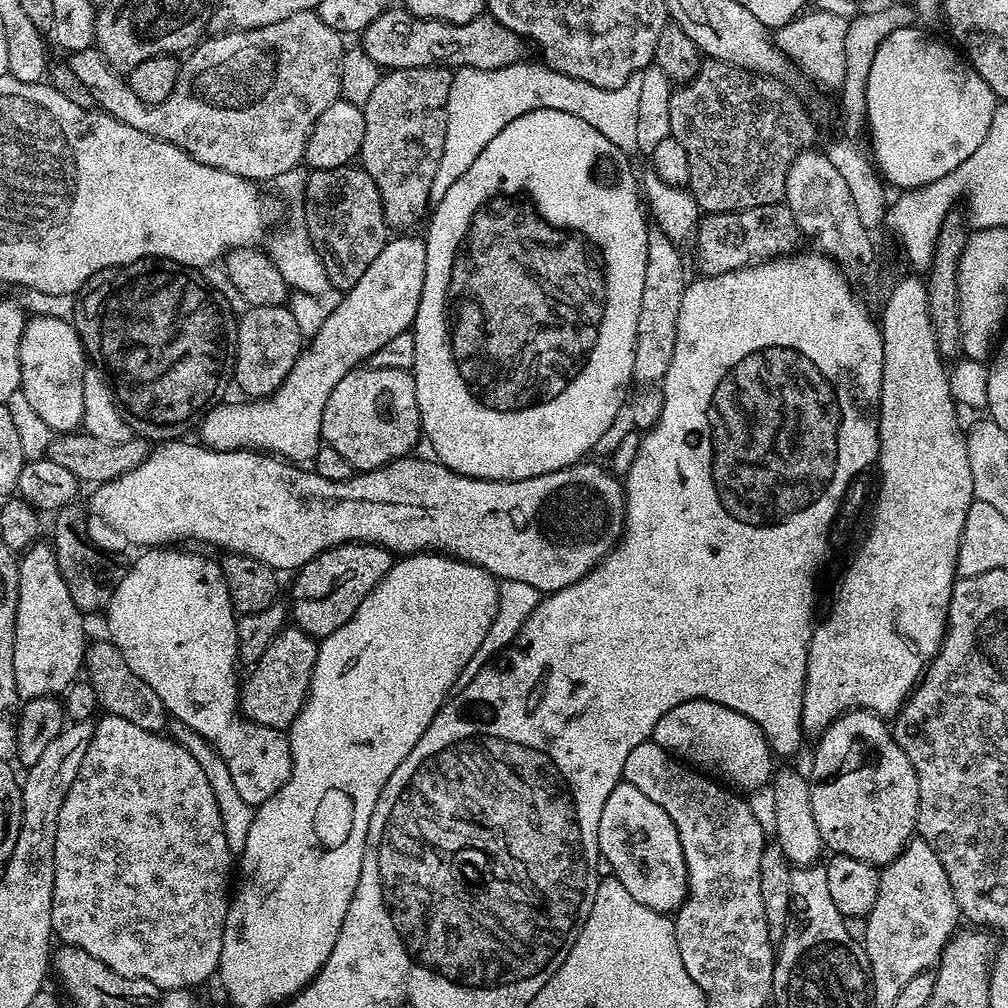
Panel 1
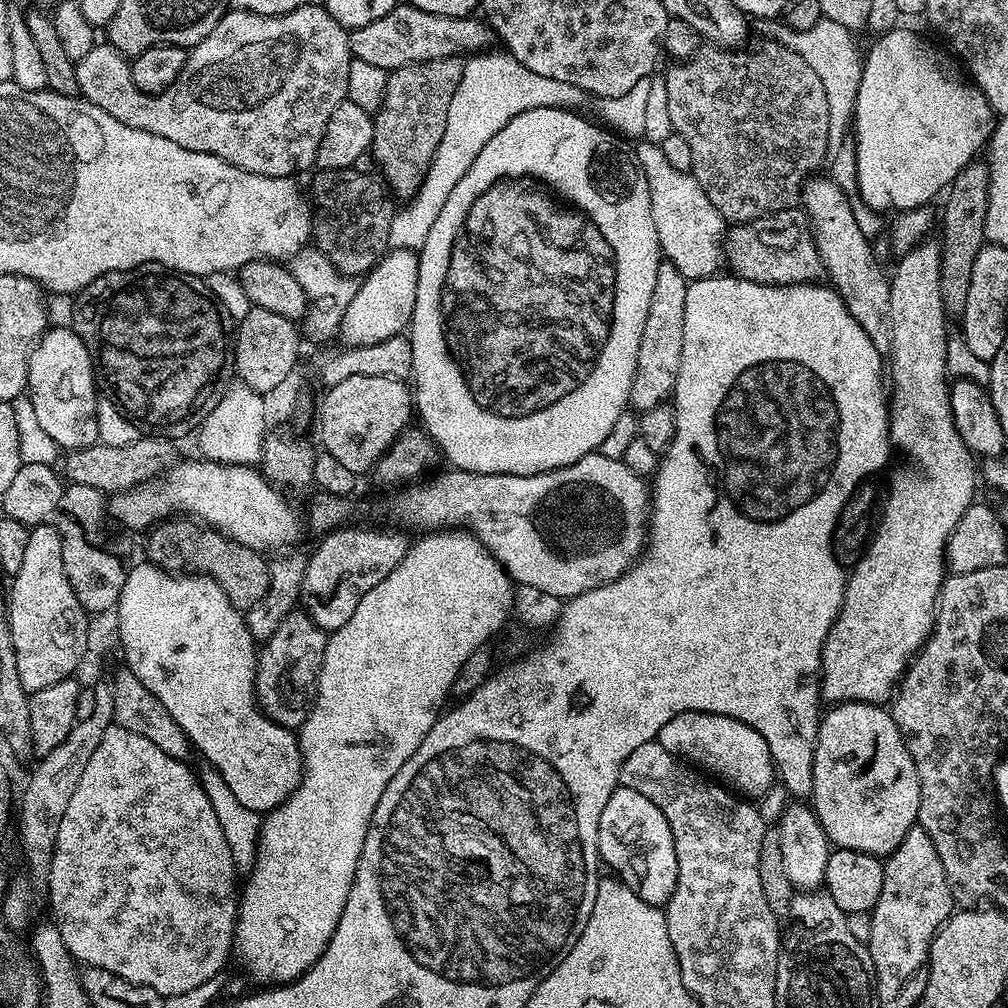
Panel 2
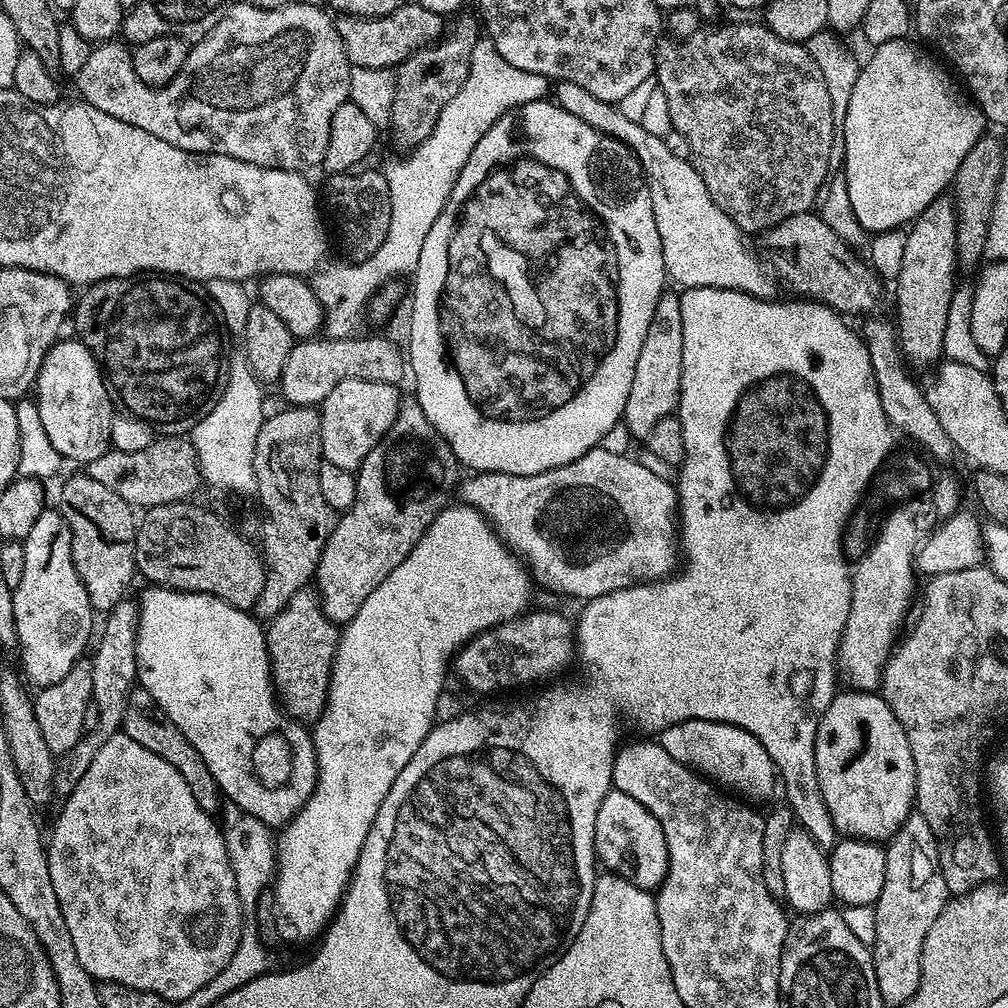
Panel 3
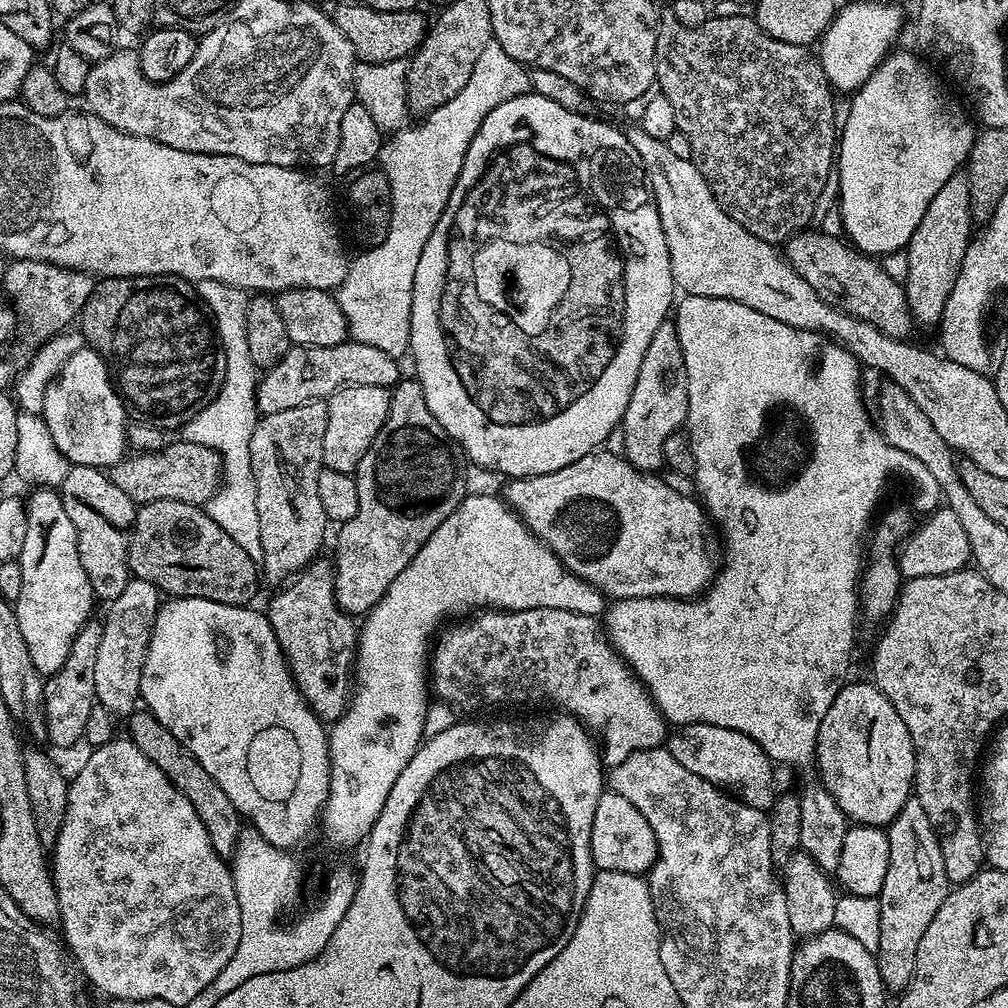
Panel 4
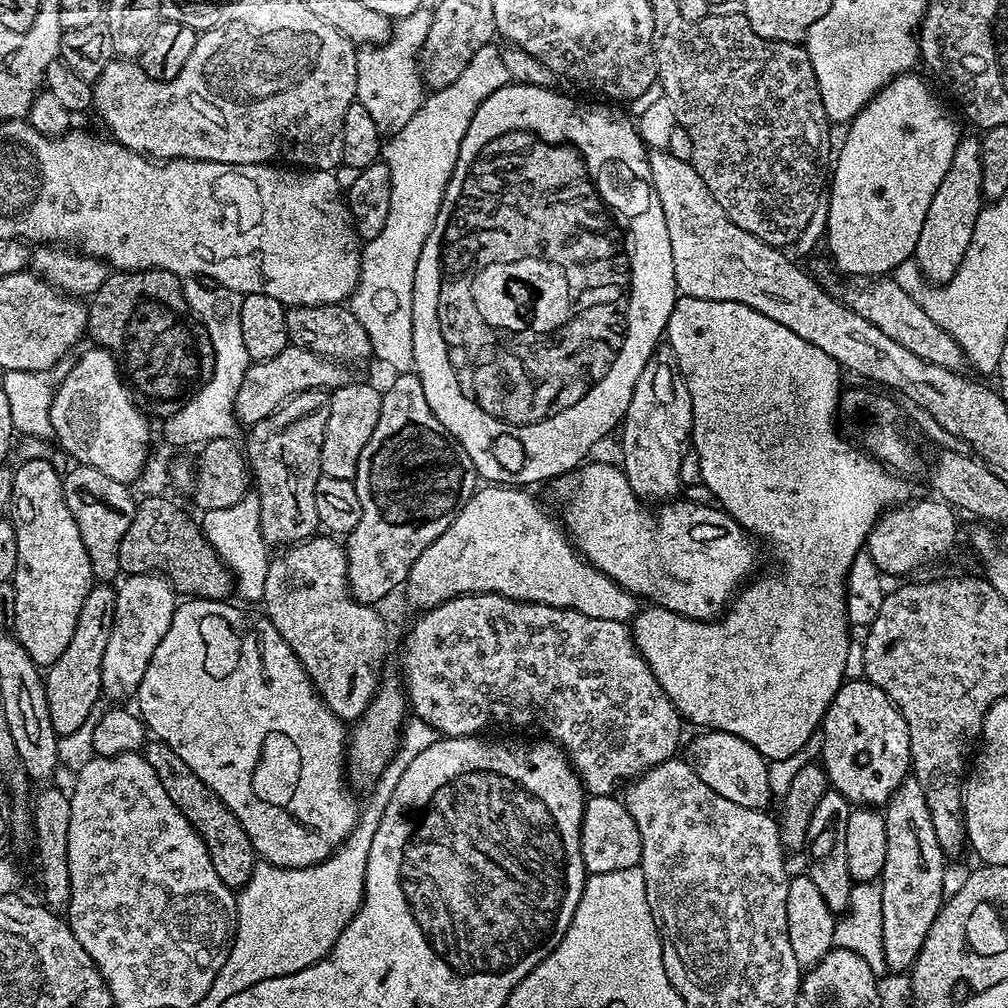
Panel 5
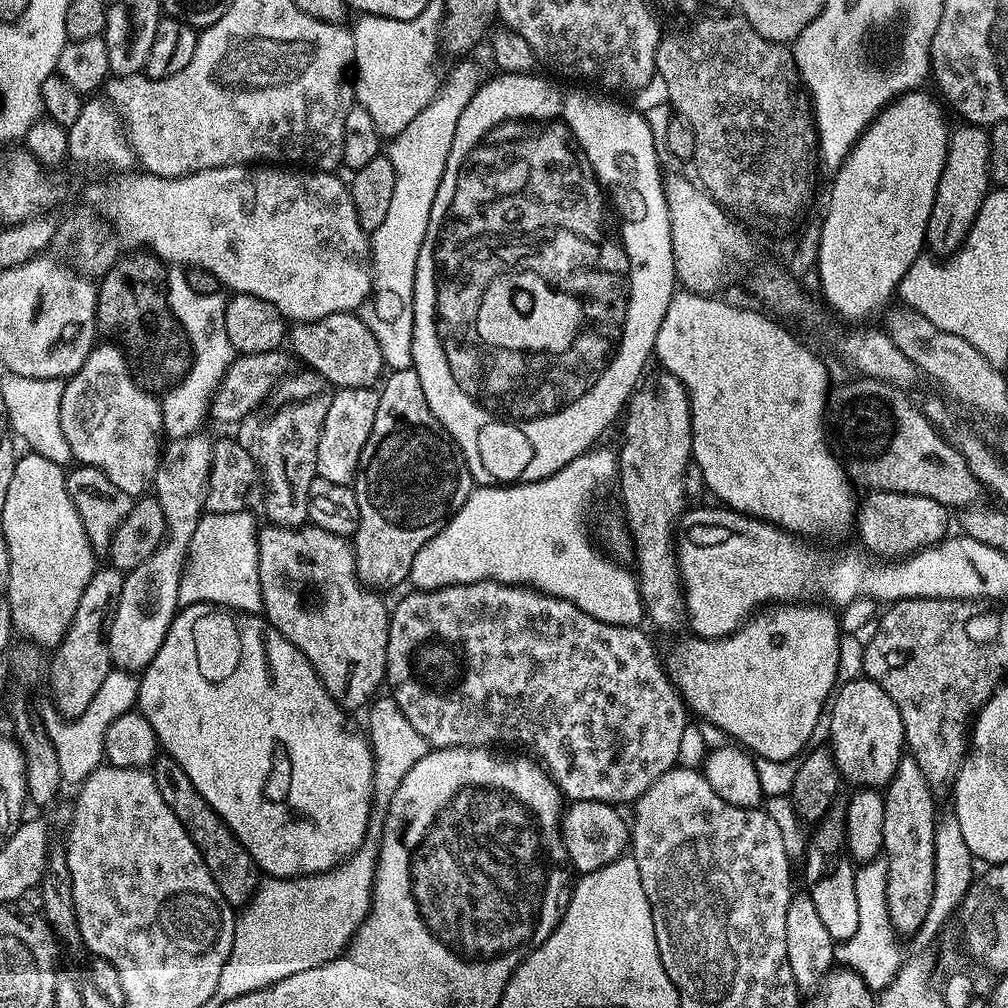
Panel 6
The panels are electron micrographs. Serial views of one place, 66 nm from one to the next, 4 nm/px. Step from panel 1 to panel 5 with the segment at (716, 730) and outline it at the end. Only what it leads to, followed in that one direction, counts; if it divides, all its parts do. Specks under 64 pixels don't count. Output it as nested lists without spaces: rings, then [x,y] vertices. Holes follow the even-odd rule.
[[[704,730],[696,735],[700,736],[689,742],[686,756],[698,778],[702,778],[710,790],[722,794],[722,798],[738,802],[738,806],[767,809],[767,804],[774,800],[774,795],[767,777],[769,761],[764,759],[764,755],[754,750],[750,742],[738,738],[738,734]]]

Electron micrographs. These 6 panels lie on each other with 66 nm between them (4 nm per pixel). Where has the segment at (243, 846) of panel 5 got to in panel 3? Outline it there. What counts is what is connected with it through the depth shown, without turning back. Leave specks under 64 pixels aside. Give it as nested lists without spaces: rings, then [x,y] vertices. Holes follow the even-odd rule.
[[[139,686],[133,687],[128,696],[128,705],[124,710],[122,730],[127,736],[134,738],[134,742],[146,746],[146,750],[158,754],[158,758],[164,758],[170,766],[174,766],[174,770],[178,770],[178,774],[182,774],[186,786],[190,786],[190,794],[194,794],[194,798],[202,810],[206,810],[209,814],[221,811],[222,793],[220,787],[214,782],[206,762],[202,762],[202,754],[198,754],[194,750],[194,746],[190,746],[186,734],[182,734],[182,730],[178,726],[174,726],[174,722],[170,722],[170,718],[166,718],[164,711],[156,705],[154,698],[150,698],[146,689]]]

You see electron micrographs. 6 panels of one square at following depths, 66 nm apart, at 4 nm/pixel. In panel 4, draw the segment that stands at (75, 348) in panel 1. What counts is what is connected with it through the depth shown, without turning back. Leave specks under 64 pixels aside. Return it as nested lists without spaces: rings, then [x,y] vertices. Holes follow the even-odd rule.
[[[85,346],[78,350],[78,354],[62,366],[46,390],[42,415],[46,426],[50,426],[58,450],[62,450],[69,465],[81,464],[107,470],[124,459],[129,451],[130,420],[126,415],[126,405],[110,379],[108,365],[93,348]]]

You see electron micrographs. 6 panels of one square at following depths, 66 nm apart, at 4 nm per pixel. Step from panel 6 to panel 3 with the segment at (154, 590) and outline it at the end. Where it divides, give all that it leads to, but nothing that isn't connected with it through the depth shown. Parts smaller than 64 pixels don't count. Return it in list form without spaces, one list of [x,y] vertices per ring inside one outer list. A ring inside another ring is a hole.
[[[125,598],[118,602],[103,617],[104,629],[100,632],[100,641],[96,644],[96,653],[90,656],[92,661],[92,702],[94,705],[94,724],[96,729],[85,731],[80,741],[68,752],[59,757],[56,765],[56,777],[52,783],[53,793],[57,797],[67,798],[74,786],[78,786],[78,778],[86,774],[86,766],[98,754],[98,746],[106,742],[112,733],[124,723],[124,710],[128,705],[128,696],[131,694],[136,678],[136,623],[140,617],[137,601]]]

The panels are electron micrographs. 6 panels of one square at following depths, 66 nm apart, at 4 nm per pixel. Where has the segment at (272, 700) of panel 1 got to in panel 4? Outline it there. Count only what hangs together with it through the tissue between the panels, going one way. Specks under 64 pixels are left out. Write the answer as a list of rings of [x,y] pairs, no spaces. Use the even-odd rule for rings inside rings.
[[[324,558],[313,560],[266,607],[266,623],[274,630],[302,698],[325,722],[334,722],[348,708],[358,639],[357,621],[336,605],[333,571]]]

